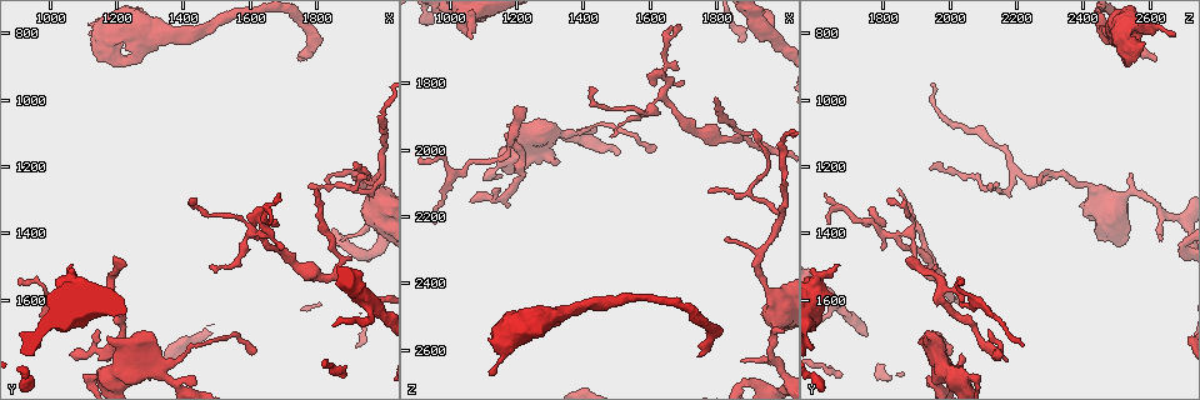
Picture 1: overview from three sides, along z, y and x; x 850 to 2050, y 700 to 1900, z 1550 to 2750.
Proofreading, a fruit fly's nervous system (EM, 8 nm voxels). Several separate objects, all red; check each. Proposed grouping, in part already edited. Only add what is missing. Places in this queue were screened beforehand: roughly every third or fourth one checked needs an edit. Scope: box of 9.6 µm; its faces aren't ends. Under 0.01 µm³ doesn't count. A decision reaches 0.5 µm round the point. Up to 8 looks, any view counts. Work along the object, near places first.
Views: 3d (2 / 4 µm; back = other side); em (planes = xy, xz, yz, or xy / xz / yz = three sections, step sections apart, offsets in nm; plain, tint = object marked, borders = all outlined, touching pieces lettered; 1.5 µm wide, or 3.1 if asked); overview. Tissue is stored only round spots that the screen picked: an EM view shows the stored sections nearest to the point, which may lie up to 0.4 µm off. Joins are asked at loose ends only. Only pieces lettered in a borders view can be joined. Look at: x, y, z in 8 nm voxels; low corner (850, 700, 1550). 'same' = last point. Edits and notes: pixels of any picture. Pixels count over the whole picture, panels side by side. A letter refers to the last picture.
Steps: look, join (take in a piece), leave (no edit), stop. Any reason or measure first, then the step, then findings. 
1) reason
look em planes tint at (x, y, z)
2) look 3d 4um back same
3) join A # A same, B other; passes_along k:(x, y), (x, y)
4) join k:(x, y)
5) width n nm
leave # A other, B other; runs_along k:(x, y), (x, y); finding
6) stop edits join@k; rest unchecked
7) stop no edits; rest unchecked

thin end
look 3d 4um at (1790, 1260, 1850)

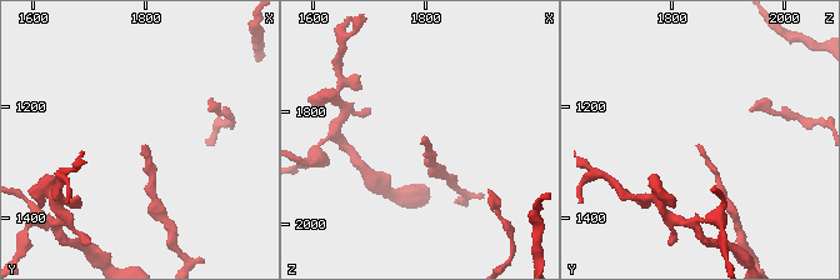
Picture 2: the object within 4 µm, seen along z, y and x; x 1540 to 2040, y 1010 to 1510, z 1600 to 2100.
need the tissue
look em xz step 8 tint at (1795, 1270, 1850)

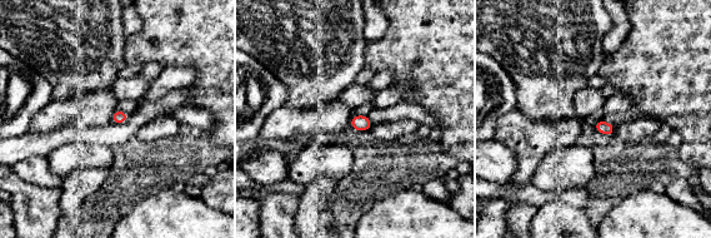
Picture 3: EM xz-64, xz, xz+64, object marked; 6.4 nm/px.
cut it another way
look em xy step 8 borders same

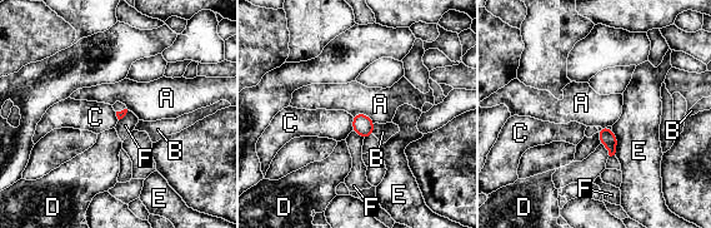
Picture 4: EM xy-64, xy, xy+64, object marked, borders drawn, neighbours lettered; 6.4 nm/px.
leave # A other, B other, C other, D other, E other, F other; border 4:(353, 115), (364, 113), (374, 123); no lettered piece goes on from it

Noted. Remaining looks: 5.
look em planes plain at (1660, 1370, 1640)

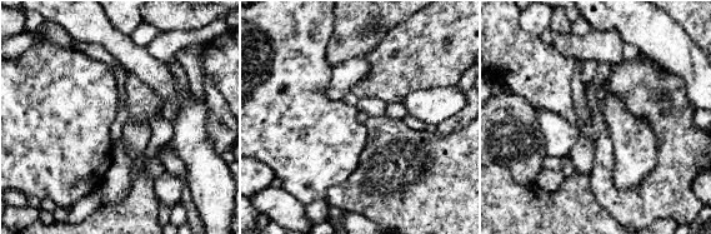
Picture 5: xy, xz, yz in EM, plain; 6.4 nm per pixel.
look em planes tint same

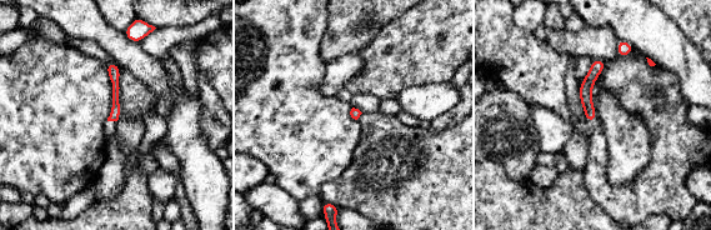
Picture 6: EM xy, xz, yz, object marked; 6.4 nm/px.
look em planes borders same

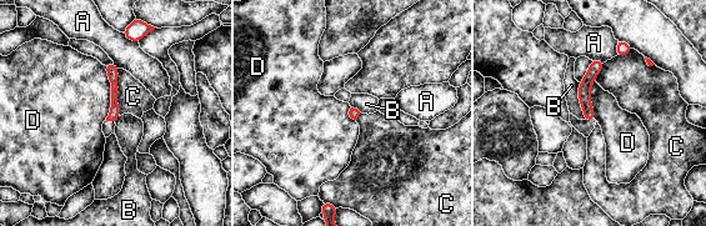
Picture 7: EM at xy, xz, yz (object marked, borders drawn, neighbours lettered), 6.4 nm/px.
width 70 nm
leave # A other, B other, C other, D other; border 7:(103, 65), (110, 85), (106, 120); no lettered piece goes on from it

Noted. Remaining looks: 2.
branch stops here
look em planes borders at (950, 1740, 2220)

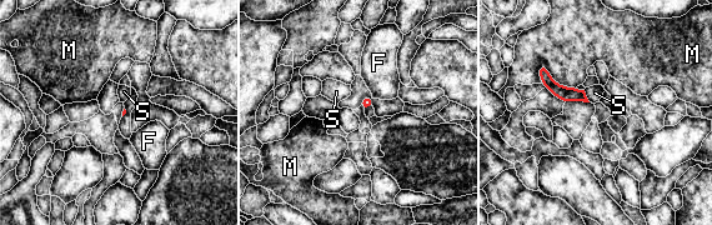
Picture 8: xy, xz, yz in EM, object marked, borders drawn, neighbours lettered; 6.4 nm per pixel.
longest_contact M 280 nm
leave # F other, M other, S other; no lettered piece goes on from it

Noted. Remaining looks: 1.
stop no edits; rest unchecked

